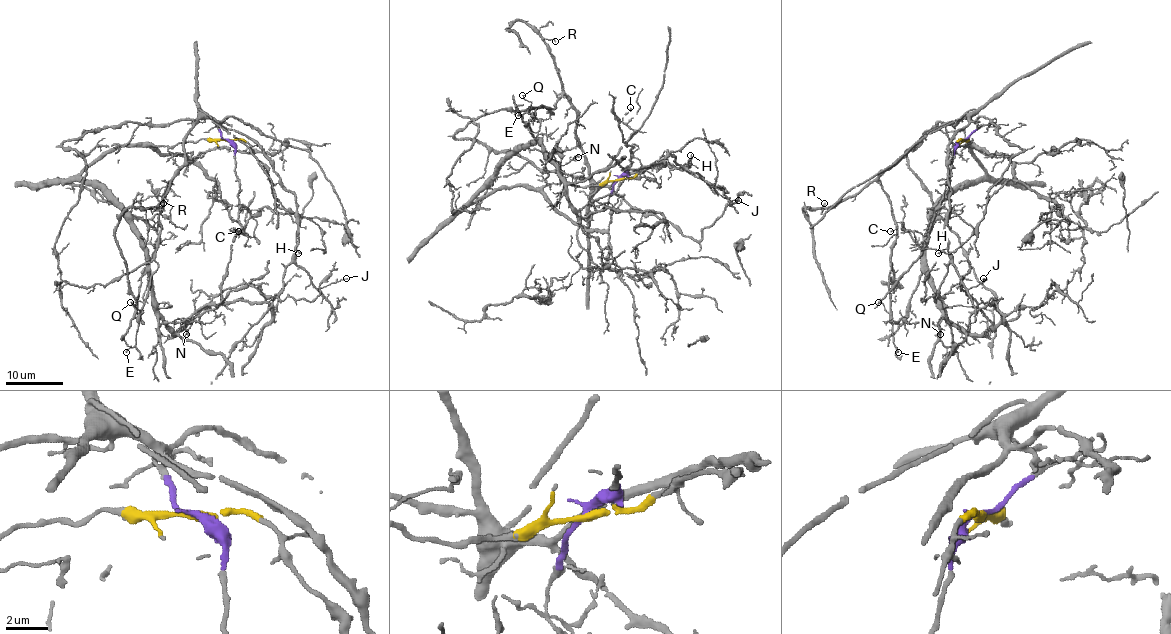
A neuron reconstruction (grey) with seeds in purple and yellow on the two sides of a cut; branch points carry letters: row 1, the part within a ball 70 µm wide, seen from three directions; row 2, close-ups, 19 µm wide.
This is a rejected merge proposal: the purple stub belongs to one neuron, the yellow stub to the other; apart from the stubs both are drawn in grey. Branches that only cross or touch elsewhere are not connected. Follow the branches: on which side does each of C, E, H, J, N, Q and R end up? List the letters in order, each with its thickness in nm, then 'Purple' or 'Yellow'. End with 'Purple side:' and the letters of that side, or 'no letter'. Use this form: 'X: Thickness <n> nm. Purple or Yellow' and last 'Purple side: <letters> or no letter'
C: Thickness 120 nm. Purple
E: Thickness 120 nm. Purple
H: Thickness 130 nm. Purple
J: Thickness 100 nm. Purple
N: Thickness 100 nm. Yellow
Q: Thickness 110 nm. Purple
R: Thickness 110 nm. Purple
Purple side: C, E, H, J, Q, R

